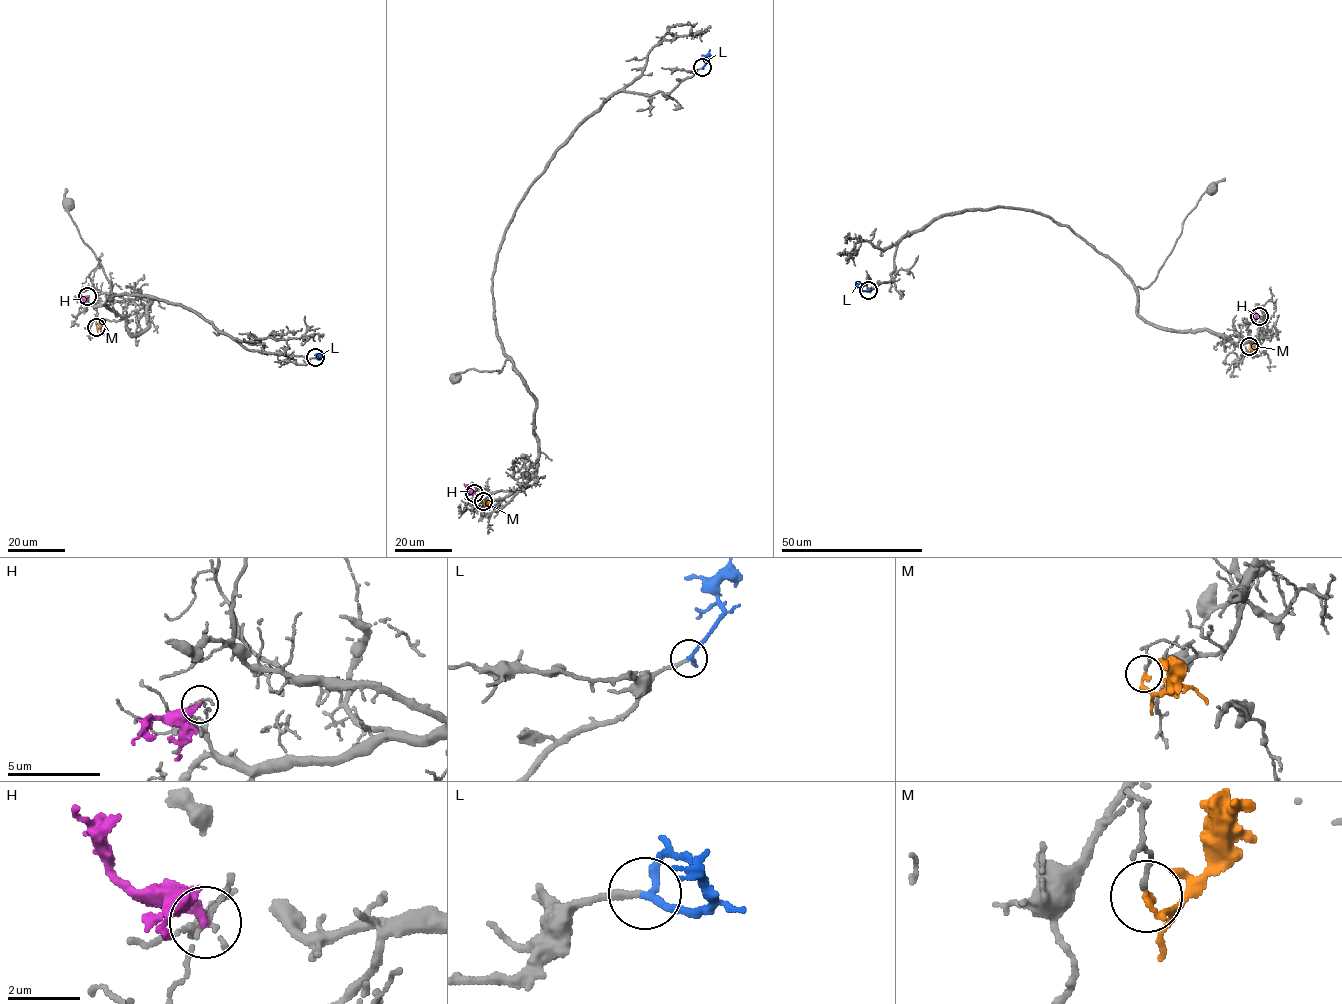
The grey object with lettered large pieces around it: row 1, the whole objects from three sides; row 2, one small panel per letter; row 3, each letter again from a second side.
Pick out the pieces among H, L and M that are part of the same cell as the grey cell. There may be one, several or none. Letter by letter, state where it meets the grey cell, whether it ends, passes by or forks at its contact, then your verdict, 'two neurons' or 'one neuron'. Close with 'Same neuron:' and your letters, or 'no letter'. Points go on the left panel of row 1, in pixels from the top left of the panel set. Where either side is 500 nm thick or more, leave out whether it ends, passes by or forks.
H: (87, 296) | it ends | two neurons
L: (315, 357) | it ends | one neuron
M: (96, 327) | it ends | two neurons
Same neuron: L

